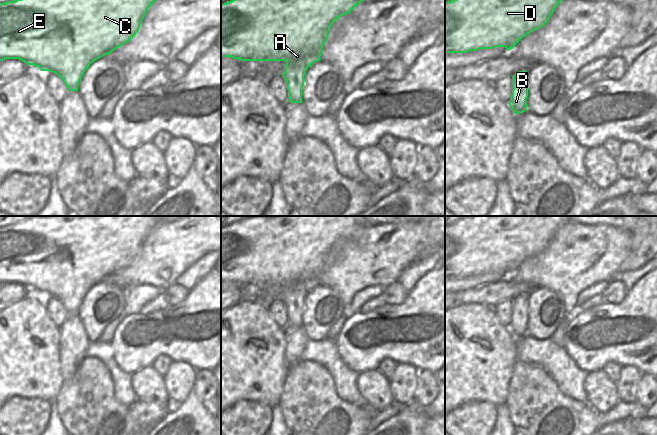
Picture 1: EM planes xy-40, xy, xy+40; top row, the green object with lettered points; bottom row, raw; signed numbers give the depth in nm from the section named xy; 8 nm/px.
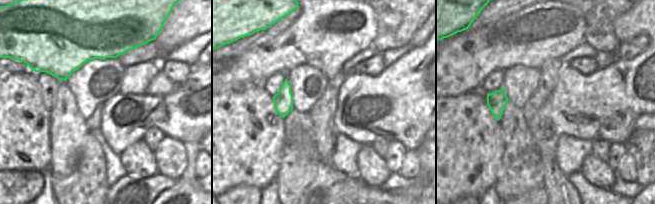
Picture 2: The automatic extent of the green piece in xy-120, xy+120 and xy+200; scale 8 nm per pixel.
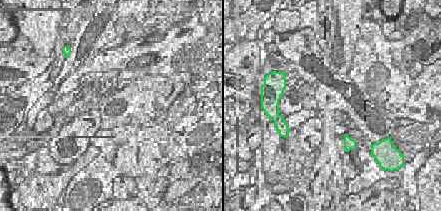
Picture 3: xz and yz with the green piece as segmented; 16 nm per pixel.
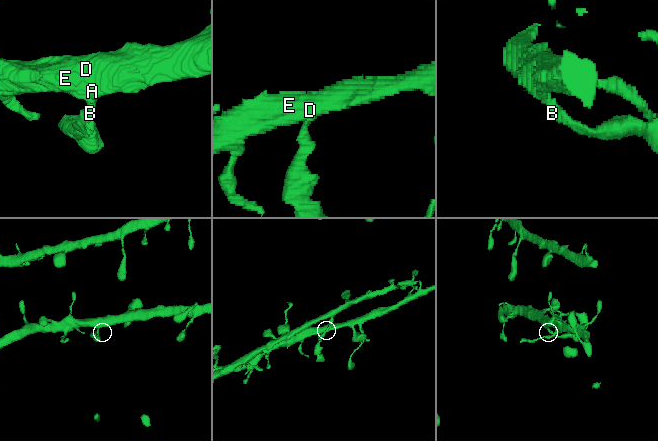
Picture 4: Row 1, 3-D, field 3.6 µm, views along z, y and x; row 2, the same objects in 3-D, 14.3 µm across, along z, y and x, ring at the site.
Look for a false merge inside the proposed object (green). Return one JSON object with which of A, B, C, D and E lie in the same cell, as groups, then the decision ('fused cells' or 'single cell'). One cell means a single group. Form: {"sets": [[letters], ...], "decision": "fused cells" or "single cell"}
{"sets": [["A", "B", "C", "D", "E"]], "decision": "single cell"}

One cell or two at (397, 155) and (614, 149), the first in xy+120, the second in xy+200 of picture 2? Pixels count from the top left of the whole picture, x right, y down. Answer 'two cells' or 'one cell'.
one cell

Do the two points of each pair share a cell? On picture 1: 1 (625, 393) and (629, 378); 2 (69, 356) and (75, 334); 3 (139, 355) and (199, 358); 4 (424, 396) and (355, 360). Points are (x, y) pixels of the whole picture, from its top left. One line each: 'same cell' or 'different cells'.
1: same cell
2: same cell
3: same cell
4: different cells

